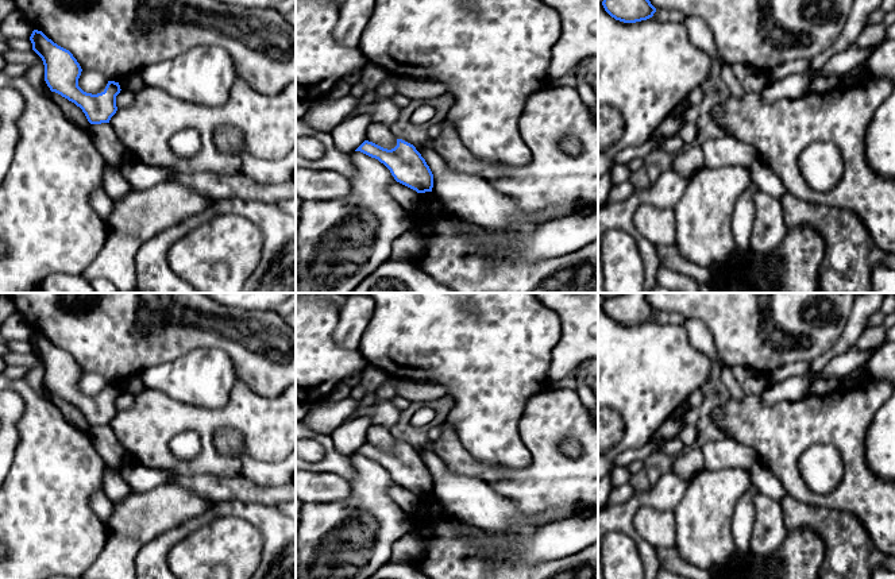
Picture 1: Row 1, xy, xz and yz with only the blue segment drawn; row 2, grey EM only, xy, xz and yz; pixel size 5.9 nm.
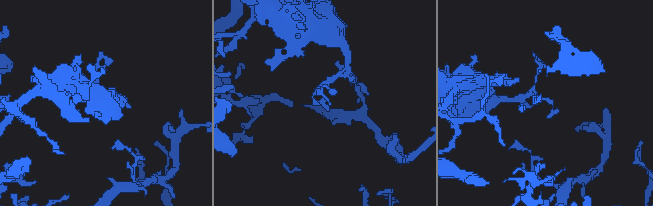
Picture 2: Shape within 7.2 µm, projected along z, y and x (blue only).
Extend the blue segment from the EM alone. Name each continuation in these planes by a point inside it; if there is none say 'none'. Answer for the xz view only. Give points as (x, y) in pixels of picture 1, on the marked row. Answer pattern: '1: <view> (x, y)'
none

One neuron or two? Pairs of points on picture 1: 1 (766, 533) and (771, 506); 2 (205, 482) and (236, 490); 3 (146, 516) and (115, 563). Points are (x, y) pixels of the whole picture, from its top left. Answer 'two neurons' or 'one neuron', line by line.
1: one neuron
2: one neuron
3: one neuron

